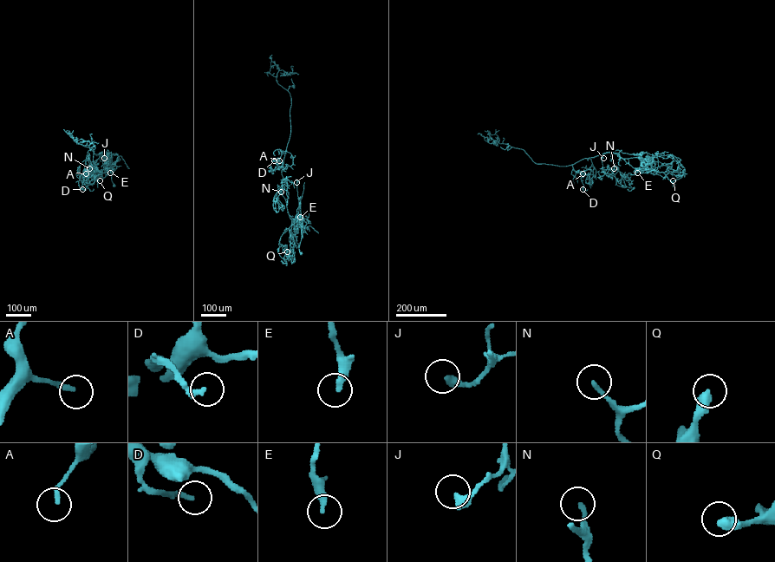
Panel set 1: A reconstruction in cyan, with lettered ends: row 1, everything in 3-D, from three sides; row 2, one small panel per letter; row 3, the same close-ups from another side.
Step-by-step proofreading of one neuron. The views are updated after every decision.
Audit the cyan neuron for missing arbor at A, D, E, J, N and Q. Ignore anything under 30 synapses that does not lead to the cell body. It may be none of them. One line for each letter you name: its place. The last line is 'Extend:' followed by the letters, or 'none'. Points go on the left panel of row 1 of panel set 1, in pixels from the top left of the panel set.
Extend: none

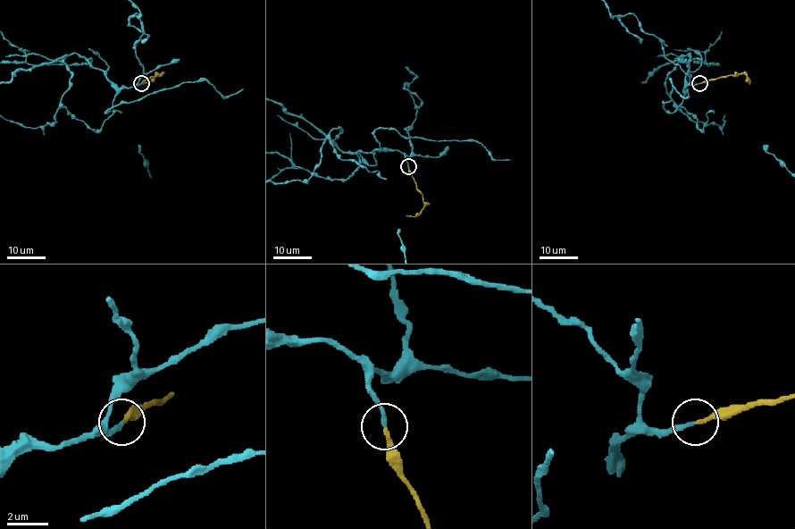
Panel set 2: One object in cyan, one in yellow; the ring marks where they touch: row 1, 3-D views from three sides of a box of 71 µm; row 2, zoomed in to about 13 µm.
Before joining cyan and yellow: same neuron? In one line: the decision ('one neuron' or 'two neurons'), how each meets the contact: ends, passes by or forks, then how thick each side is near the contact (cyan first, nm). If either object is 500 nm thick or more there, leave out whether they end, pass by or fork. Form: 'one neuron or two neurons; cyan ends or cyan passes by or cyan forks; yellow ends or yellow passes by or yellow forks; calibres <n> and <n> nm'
one neuron; cyan ends; yellow ends; calibres 180 and 180 nm

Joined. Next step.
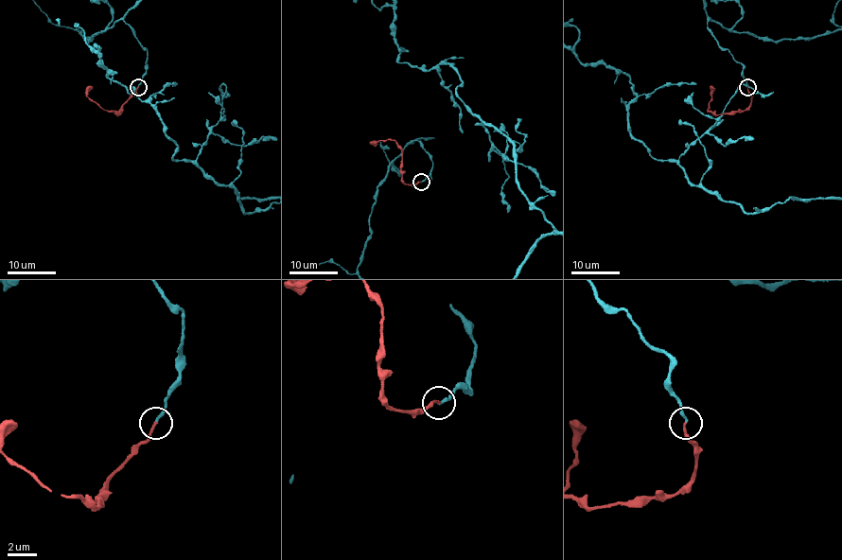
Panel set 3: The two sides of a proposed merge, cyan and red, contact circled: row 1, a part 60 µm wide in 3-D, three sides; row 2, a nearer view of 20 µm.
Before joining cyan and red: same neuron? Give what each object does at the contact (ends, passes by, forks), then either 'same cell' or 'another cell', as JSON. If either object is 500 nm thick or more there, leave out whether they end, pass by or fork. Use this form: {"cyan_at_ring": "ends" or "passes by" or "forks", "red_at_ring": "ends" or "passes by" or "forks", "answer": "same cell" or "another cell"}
{"cyan_at_ring": "ends", "red_at_ring": "ends", "answer": "same cell"}

